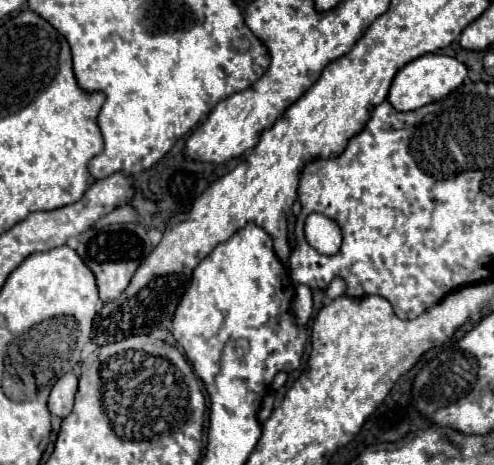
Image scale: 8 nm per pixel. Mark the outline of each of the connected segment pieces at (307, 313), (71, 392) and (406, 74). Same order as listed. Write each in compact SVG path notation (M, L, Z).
M297 285L295 287L295 299L291 303L291 313L295 317L297 325L307 325L309 317L311 317L311 309L313 309L313 301L311 301L311 289L307 289L307 285Z
M67 373L63 375L51 389L51 395L49 395L49 411L51 415L57 415L57 417L67 417L73 409L73 397L77 393L77 377L73 373Z
M429 53L423 55L419 59L413 59L411 63L407 63L403 69L397 71L387 101L397 109L397 111L415 111L427 103L439 101L445 95L449 95L451 91L455 91L463 79L467 77L467 69L463 63L459 63L455 57L449 55L439 55L439 53Z

